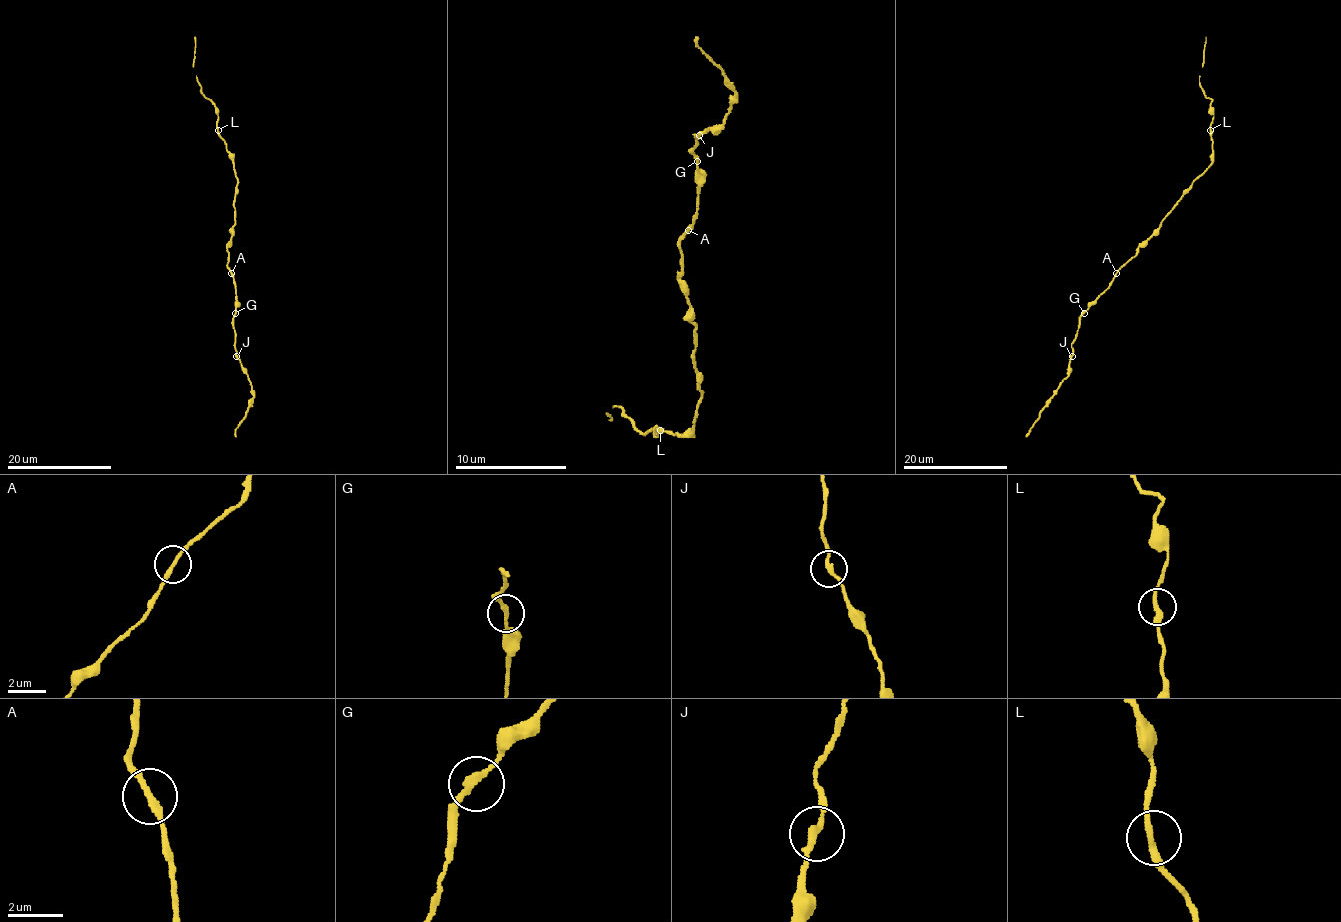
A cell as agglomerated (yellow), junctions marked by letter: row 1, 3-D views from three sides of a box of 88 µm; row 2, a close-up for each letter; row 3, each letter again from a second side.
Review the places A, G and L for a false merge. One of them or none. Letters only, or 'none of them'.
none of them

